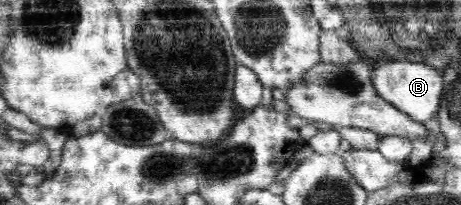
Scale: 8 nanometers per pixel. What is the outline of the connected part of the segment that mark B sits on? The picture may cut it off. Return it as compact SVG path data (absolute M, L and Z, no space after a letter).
M378 60L372 64L372 84L378 95L398 110L405 112L414 122L428 122L437 116L444 88L443 73L428 64L408 60Z

